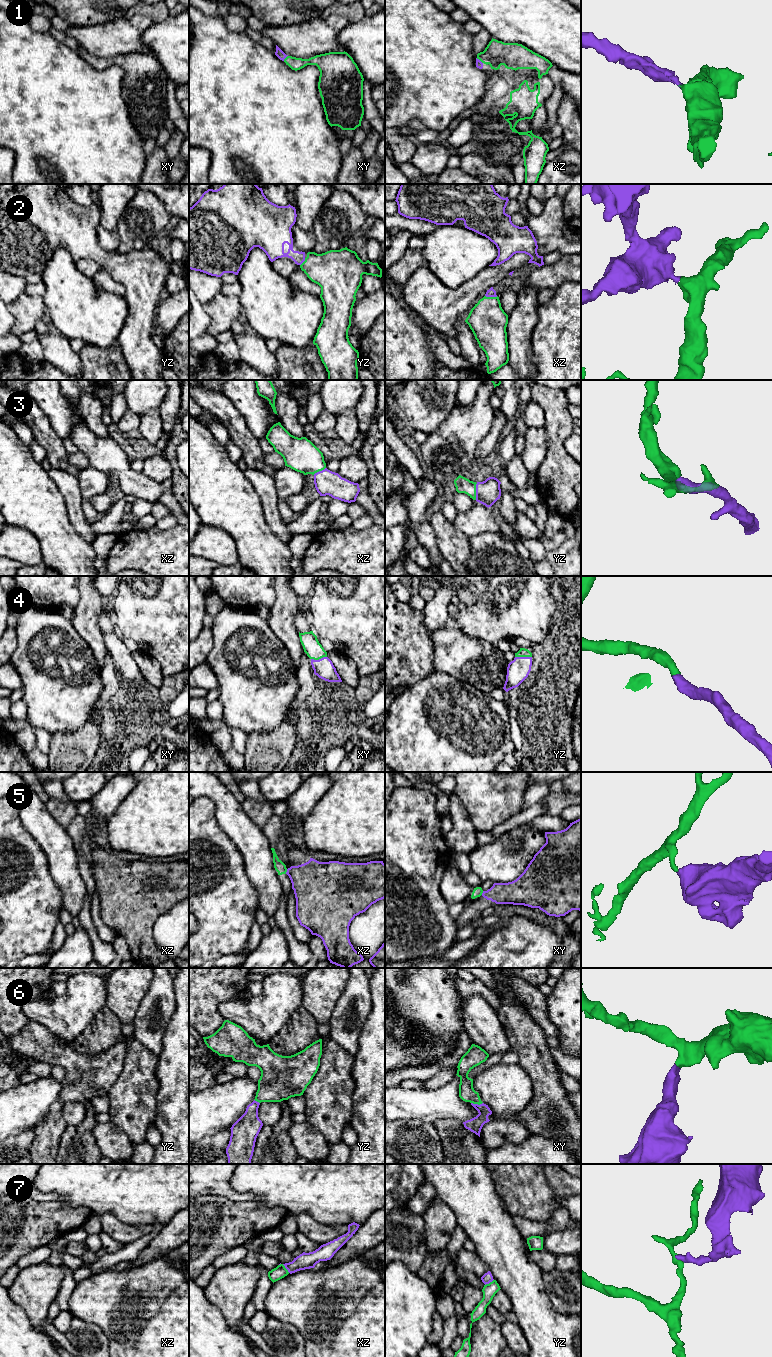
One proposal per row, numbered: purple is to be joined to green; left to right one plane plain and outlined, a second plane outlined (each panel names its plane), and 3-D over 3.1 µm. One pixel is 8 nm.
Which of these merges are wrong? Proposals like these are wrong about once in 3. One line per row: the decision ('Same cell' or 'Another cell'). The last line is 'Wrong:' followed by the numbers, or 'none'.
1: Same cell
2: Same cell
3: Same cell
4: Same cell
5: Another cell
6: Same cell
7: Another cell
Wrong: 5, 7

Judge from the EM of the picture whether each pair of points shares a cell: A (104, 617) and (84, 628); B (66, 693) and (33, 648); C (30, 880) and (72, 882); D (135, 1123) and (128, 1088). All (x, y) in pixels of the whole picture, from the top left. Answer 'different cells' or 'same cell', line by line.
A: different cells
B: same cell
C: different cells
D: same cell

